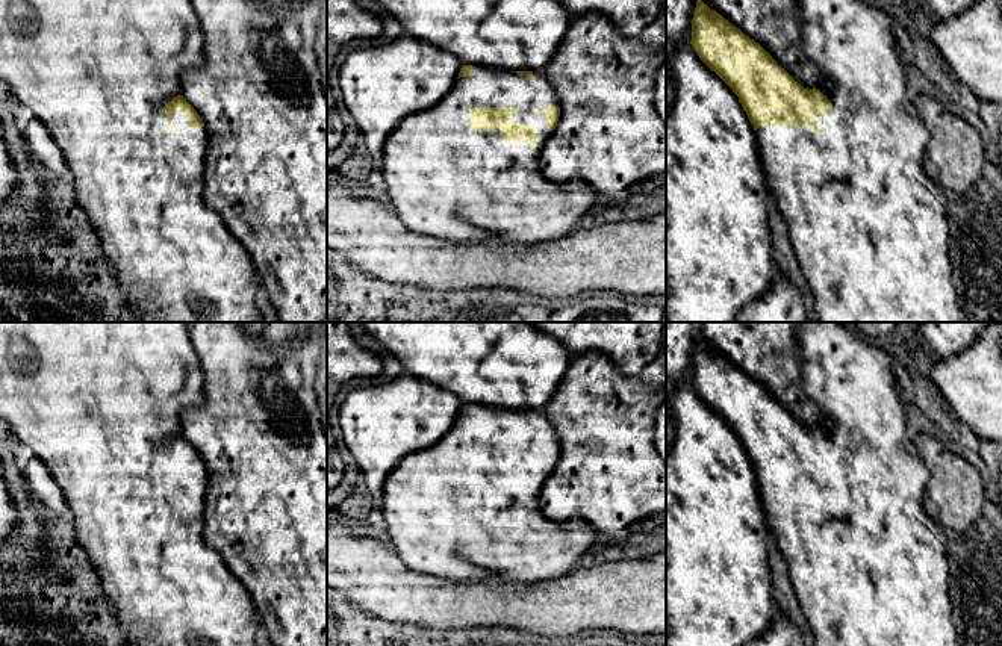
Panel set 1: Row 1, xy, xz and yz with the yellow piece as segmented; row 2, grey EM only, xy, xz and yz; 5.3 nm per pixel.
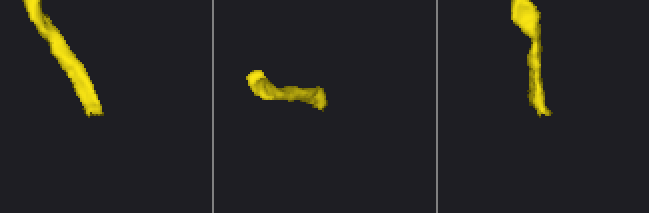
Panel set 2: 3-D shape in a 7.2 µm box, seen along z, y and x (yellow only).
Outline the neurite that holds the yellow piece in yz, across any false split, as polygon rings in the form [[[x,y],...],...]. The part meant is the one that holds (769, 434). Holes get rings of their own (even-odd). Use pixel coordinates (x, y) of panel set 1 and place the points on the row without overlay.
[[[796,322],[796,346],[802,369],[802,389],[825,416],[820,430],[798,422],[758,381],[710,348],[701,336],[692,357],[690,383],[699,398],[739,436],[755,469],[763,513],[770,534],[787,561],[796,599],[814,635],[814,646],[960,646],[952,620],[944,533],[923,510],[923,493],[929,481],[929,471],[913,443],[910,404],[899,392],[893,377],[893,357],[888,343],[870,342],[846,322]]]

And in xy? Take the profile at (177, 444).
[[[0,322],[0,424],[14,434],[21,443],[27,445],[36,458],[39,458],[61,487],[68,505],[73,510],[73,525],[76,542],[86,551],[100,576],[100,592],[112,604],[115,616],[124,631],[126,640],[132,646],[257,646],[256,635],[260,625],[260,616],[250,601],[245,587],[238,581],[226,566],[221,555],[204,542],[204,507],[206,490],[209,486],[209,472],[197,449],[182,434],[182,412],[186,407],[201,405],[204,402],[204,377],[198,356],[192,346],[186,322]]]

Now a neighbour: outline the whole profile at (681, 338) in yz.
[[[666,322],[666,454],[675,437],[671,399],[677,389],[692,380],[692,357],[698,337],[698,322]]]

